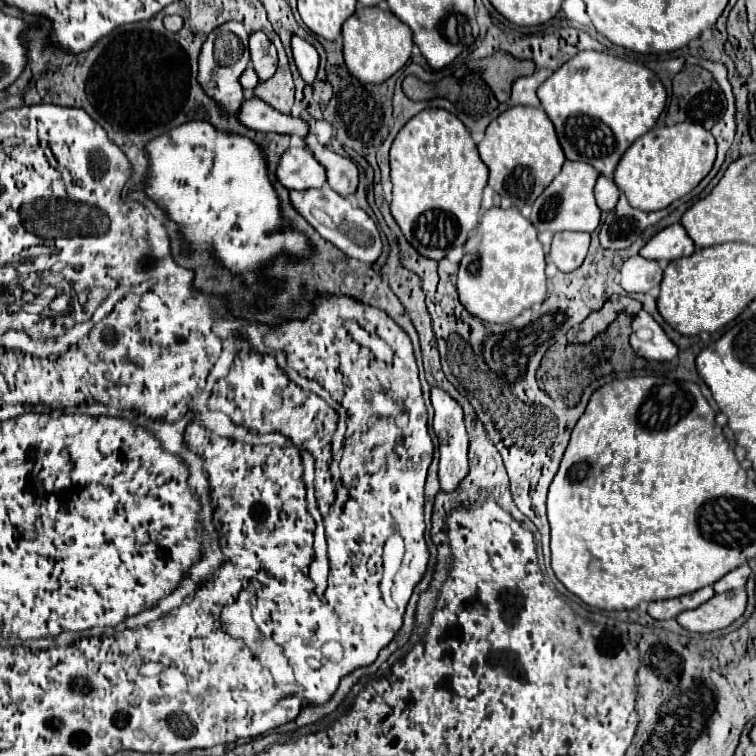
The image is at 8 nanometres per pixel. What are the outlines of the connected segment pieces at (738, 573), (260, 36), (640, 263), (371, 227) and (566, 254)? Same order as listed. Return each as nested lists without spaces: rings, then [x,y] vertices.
[[[740,565],[738,569],[730,571],[720,581],[716,581],[714,583],[714,591],[716,593],[724,593],[724,591],[730,591],[730,589],[742,589],[750,575],[752,575],[752,569],[748,565]]]
[[[256,31],[250,35],[250,55],[260,81],[270,79],[270,75],[276,71],[278,55],[276,55],[274,43],[266,37],[266,33]]]
[[[640,255],[630,257],[628,261],[624,261],[622,269],[622,287],[628,293],[648,293],[652,287],[660,285],[662,281],[662,269],[656,261],[648,261]]]
[[[328,185],[322,189],[306,189],[306,191],[290,191],[292,205],[300,211],[304,219],[330,243],[334,243],[348,257],[360,259],[362,263],[374,265],[382,255],[382,239],[376,229],[376,223],[366,215],[366,211],[352,207],[352,203],[332,191]]]
[[[562,231],[554,235],[552,247],[550,247],[550,259],[560,271],[570,273],[582,265],[582,261],[586,259],[588,247],[590,247],[590,233]]]

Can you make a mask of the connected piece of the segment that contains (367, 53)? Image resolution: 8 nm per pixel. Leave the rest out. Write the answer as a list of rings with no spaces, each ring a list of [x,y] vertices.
[[[358,7],[342,27],[344,61],[352,77],[360,83],[384,83],[392,77],[412,55],[412,33],[392,11],[380,7]]]

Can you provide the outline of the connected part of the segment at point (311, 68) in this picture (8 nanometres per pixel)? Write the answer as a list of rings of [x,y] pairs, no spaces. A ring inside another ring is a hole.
[[[292,37],[292,53],[294,53],[294,63],[302,75],[302,79],[308,85],[314,85],[316,81],[316,73],[318,73],[318,51],[314,49],[314,45],[310,45],[308,41],[304,41],[302,37]]]

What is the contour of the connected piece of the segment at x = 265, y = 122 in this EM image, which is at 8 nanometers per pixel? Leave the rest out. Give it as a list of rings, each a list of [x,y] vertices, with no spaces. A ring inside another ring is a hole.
[[[246,99],[240,107],[240,121],[256,131],[272,131],[280,135],[296,135],[306,139],[310,133],[308,123],[302,117],[284,115],[260,99]]]

